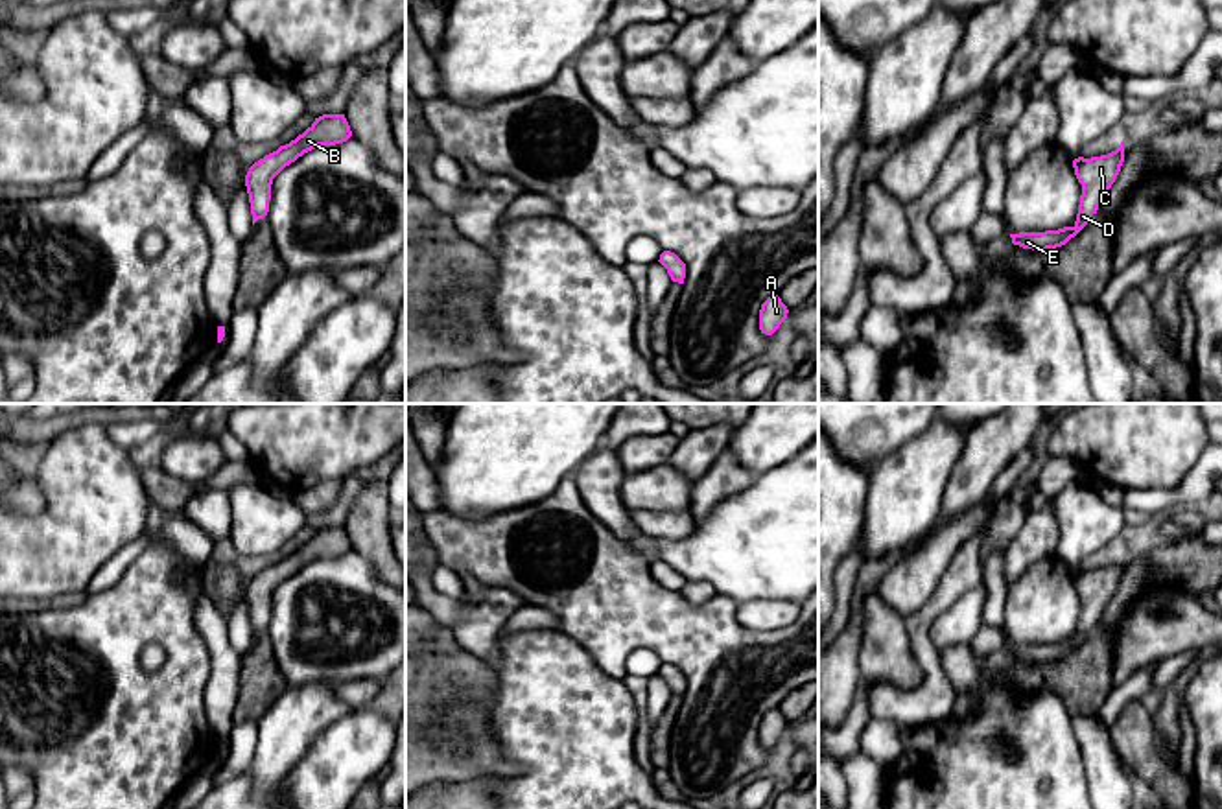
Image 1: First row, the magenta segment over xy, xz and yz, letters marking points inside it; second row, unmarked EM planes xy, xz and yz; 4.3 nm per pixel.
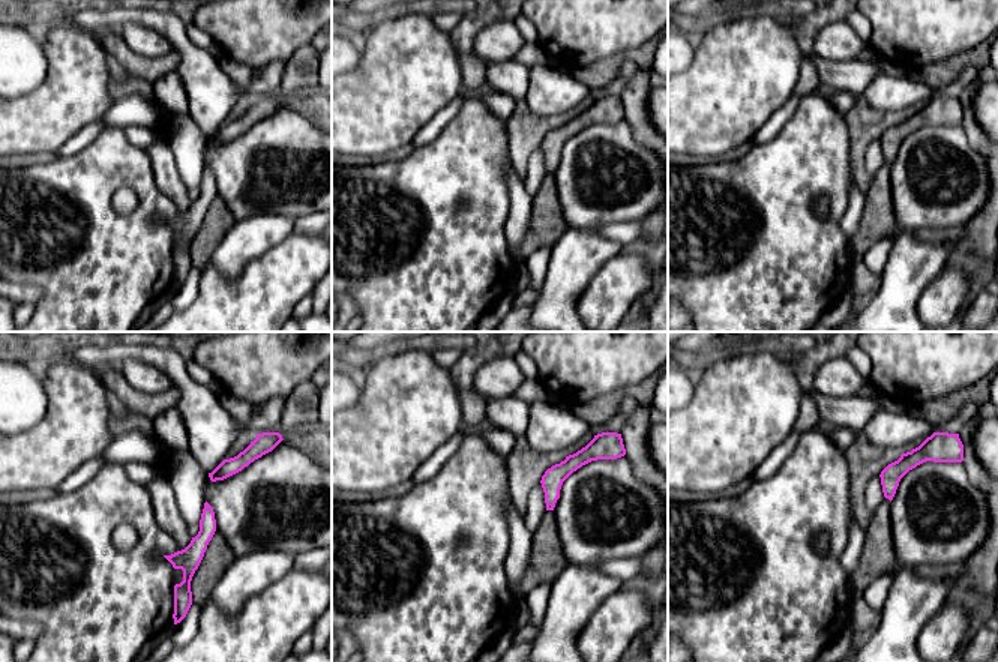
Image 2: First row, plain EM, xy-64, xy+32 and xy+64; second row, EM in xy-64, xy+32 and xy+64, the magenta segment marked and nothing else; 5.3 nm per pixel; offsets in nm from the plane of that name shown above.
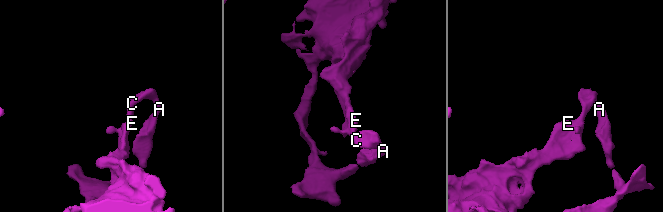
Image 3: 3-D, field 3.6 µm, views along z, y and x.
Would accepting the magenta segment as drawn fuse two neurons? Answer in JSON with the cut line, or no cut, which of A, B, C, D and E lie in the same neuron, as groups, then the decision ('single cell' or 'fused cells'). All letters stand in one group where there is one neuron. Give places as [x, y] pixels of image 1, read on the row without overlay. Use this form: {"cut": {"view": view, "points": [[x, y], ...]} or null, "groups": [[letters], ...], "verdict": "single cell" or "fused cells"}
{"cut": null, "groups": [["A", "B", "C", "D", "E"]], "verdict": "single cell"}

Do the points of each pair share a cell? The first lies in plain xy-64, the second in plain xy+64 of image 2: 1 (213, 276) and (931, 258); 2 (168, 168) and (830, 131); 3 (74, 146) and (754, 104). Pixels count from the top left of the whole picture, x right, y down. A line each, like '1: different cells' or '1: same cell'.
1: different cells
2: different cells
3: different cells

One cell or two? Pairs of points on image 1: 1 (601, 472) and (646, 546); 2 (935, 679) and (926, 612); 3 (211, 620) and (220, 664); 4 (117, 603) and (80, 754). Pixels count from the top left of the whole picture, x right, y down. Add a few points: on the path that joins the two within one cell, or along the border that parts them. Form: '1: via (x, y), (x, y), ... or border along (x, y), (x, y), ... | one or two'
1: via (601, 491), (609, 511), (627, 531) | one
2: via (929, 662), (922, 651), (922, 629) | one
3: via (212, 631), (220, 653) | one
4: via (117, 640), (117, 690), (105, 717) | one

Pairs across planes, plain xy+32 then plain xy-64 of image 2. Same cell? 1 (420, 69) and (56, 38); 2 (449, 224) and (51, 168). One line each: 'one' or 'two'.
1: one
2: one

